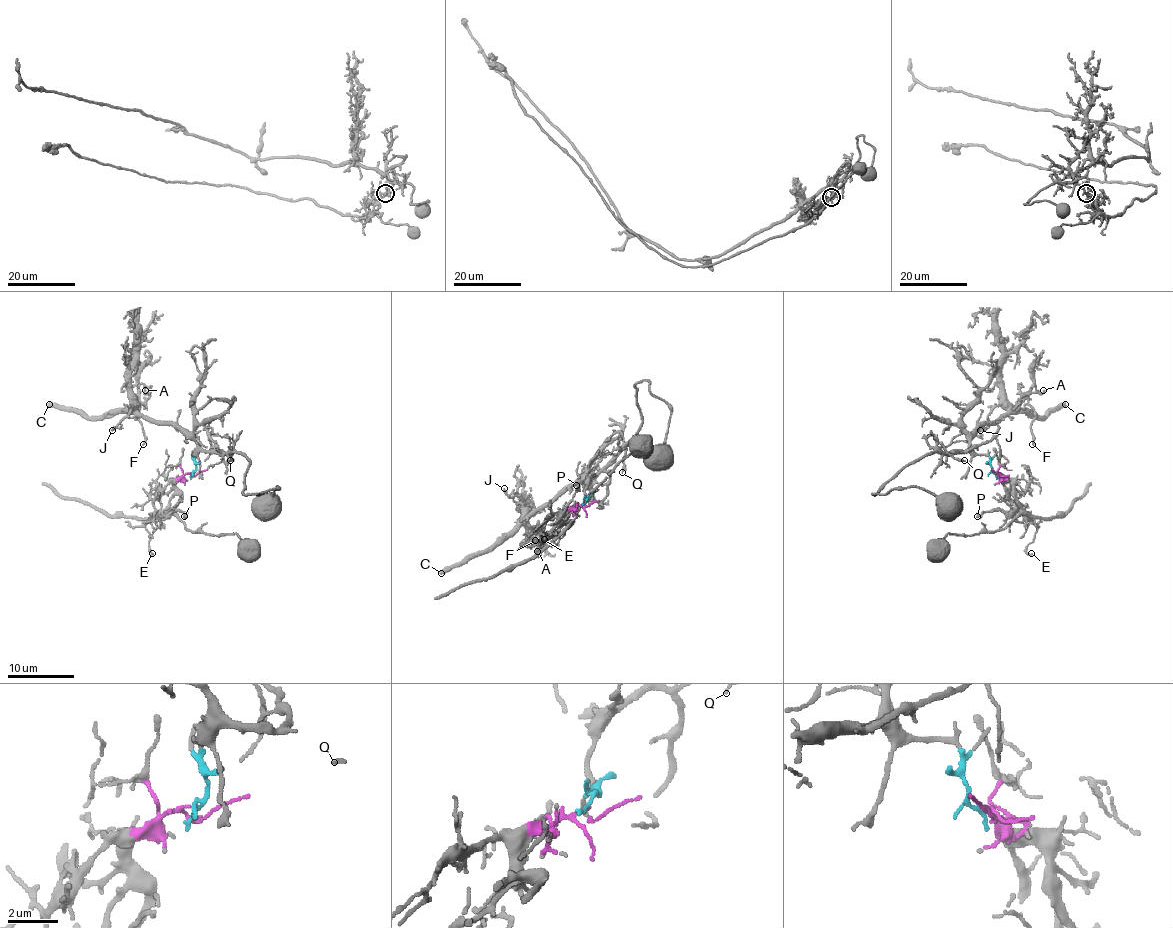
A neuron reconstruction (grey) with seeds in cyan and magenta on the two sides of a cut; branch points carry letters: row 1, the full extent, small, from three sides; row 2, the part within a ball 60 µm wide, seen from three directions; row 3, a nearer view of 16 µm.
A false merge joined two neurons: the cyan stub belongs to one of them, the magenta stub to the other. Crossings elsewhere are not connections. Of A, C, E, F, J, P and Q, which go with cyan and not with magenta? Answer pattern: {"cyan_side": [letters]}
{"cyan_side": ["A", "C", "F", "J", "Q"]}

